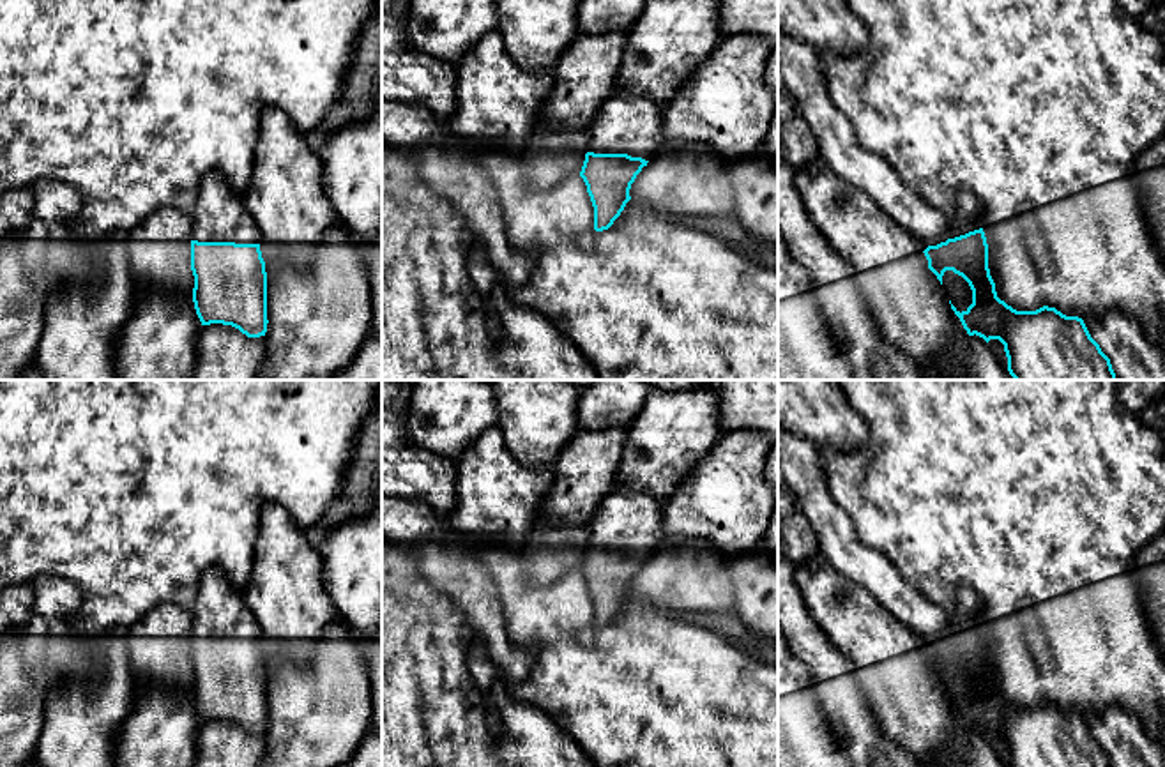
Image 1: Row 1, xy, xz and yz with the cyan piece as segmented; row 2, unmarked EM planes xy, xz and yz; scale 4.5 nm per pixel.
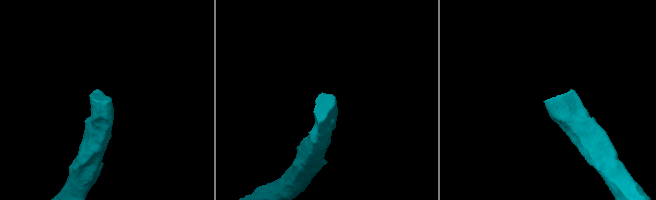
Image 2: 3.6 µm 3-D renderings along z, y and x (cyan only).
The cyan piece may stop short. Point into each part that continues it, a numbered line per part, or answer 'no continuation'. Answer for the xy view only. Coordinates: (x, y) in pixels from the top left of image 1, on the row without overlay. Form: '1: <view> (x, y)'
1: xy (220, 612)

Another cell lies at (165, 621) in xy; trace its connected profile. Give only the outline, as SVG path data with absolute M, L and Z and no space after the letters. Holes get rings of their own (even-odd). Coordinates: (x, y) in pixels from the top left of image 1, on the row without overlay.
M157 604L124 634L138 684L180 686L193 691L193 611Z

